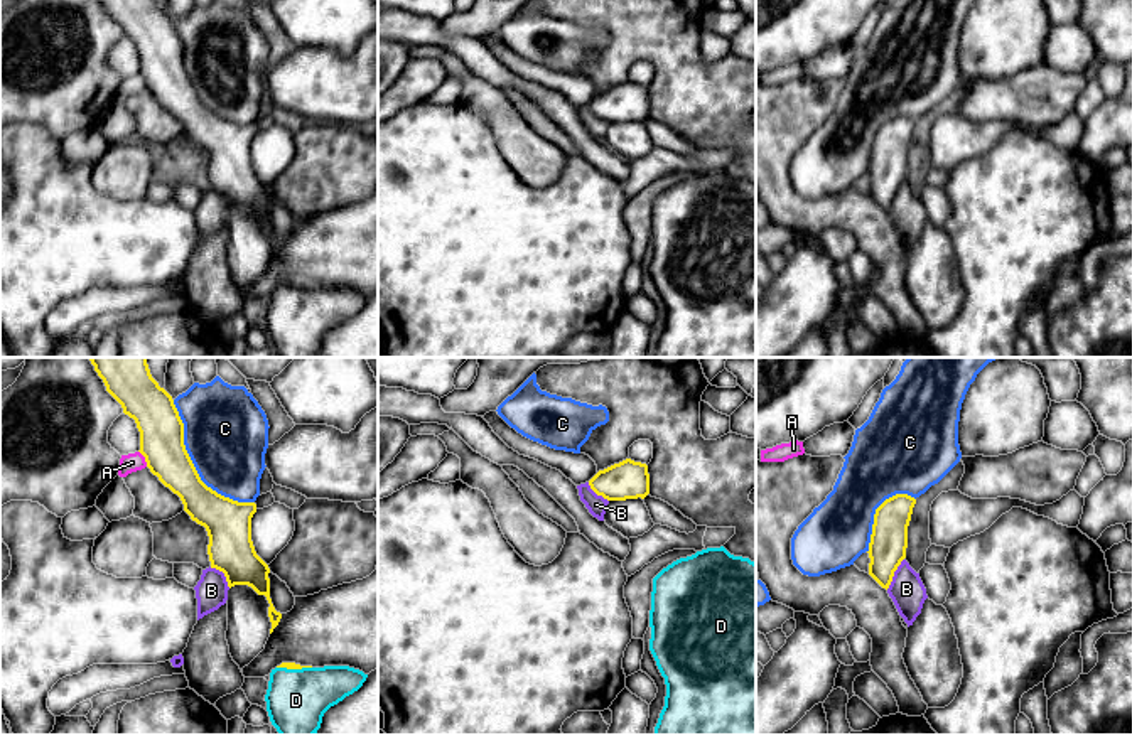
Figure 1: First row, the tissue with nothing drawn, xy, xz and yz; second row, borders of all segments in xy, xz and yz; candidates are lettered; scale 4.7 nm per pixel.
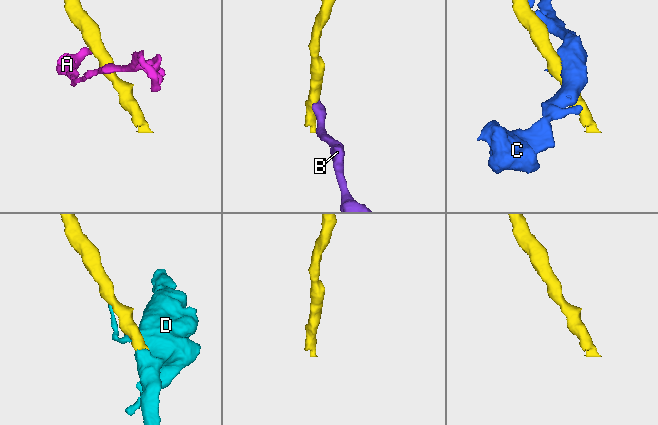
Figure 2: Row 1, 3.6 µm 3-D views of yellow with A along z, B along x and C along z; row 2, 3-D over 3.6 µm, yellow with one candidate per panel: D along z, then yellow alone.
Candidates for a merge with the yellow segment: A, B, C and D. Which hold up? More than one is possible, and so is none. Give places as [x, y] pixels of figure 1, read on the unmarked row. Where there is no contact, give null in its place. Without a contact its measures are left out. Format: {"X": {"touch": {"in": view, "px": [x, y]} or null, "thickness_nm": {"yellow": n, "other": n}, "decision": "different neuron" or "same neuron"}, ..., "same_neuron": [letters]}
{"A": {"touch": {"in": "xy", "px": [145, 81]}, "thickness_nm": {"yellow": 220, "other": 90}, "decision": "different neuron"}, "B": {"touch": {"in": "yz", "px": [893, 196]}, "thickness_nm": {"yellow": 180, "other": 160}, "decision": "different neuron"}, "C": {"touch": {"in": "xy", "px": [193, 88]}, "thickness_nm": {"yellow": 220, "other": 400}, "decision": "different neuron"}, "D": {"touch": {"in": "xy", "px": [294, 290]}, "thickness_nm": {"yellow": 30, "other": 280}, "decision": "same neuron"}, "same_neuron": ["D"]}

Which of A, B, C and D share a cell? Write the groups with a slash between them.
A / B / C / D

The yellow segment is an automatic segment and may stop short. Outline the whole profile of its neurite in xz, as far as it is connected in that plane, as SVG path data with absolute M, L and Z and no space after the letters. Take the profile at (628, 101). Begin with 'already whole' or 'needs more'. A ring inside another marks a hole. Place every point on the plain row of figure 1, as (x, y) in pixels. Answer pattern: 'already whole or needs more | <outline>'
already whole | M626 81L599 93L589 108L607 123L644 121L650 116L648 88Z

